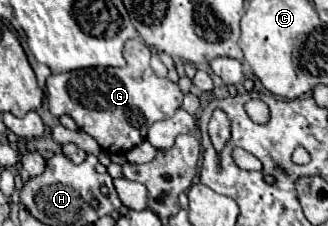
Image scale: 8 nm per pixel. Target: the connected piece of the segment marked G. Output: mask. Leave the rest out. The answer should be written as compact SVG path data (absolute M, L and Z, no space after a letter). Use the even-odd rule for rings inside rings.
M138 38L128 40L124 44L124 58L128 62L124 68L82 68L64 74L52 74L46 80L50 112L54 116L62 116L62 114L70 116L78 124L78 128L88 132L92 138L96 138L96 142L108 154L126 154L128 150L132 150L134 146L146 140L146 132L154 122L170 118L182 106L182 92L178 84L172 82L170 78L158 76L150 68L150 50L142 40Z

